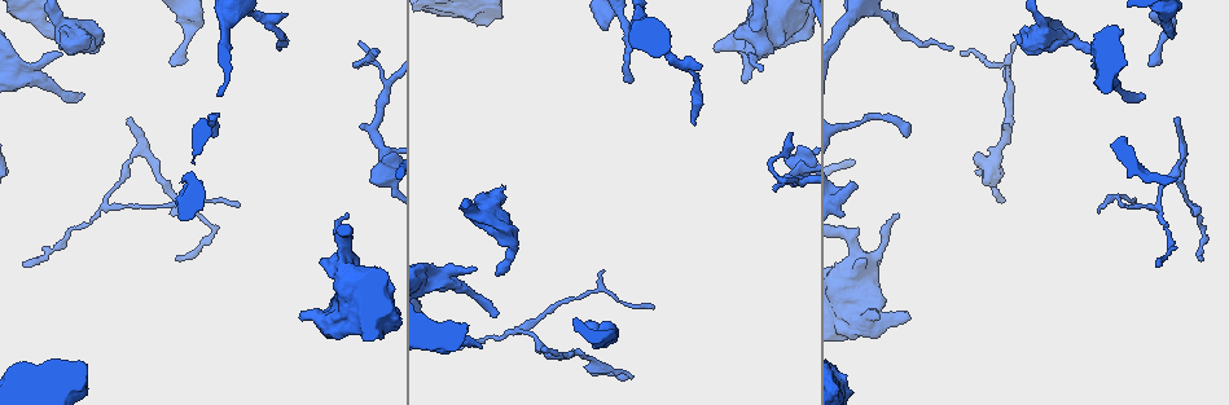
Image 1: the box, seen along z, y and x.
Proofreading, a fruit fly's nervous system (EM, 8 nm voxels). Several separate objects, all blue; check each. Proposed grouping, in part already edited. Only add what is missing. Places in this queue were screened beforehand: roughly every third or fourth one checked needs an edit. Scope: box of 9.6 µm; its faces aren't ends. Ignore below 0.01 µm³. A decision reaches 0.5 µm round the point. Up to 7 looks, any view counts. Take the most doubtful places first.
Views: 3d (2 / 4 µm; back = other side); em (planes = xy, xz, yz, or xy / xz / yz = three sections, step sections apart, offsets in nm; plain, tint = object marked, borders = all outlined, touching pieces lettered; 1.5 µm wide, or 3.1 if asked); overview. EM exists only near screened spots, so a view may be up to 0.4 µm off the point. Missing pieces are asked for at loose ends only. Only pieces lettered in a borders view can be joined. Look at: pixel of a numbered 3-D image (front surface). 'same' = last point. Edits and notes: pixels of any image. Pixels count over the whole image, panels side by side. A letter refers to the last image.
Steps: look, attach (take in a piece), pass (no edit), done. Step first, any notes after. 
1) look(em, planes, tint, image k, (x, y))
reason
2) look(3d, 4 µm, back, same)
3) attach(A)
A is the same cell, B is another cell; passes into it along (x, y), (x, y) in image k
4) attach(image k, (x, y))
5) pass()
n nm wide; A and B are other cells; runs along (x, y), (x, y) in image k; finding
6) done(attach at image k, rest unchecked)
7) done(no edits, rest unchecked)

look(em, planes, borders, image 1, (131, 116))
an open end

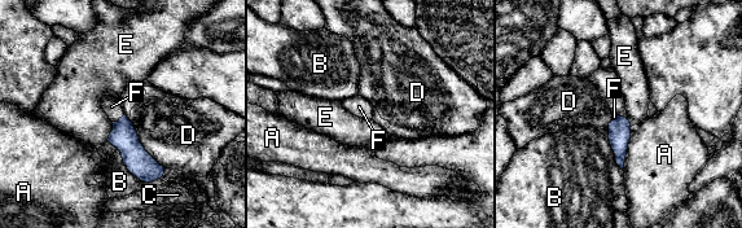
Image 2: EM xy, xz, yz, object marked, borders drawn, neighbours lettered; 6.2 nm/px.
attach(F)
140 nm wide; F is the same cell, A, B, C, D and E are other cells; passes into it along (123, 136), (119, 119), (112, 106) in image 2; it goes on there

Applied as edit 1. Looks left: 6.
look(overview)
redraw

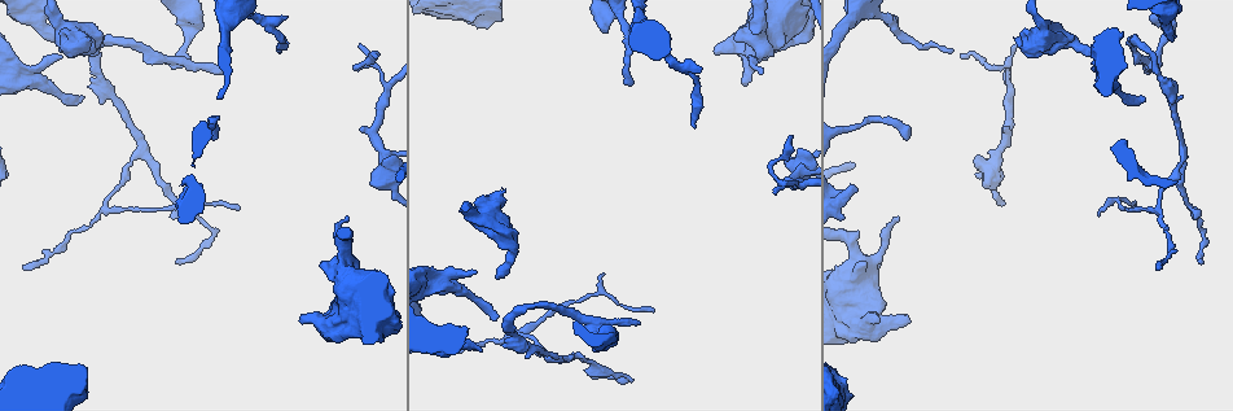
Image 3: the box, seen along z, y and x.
look(em, xz, step 8, tint, image 3, (495, 20))
an open end

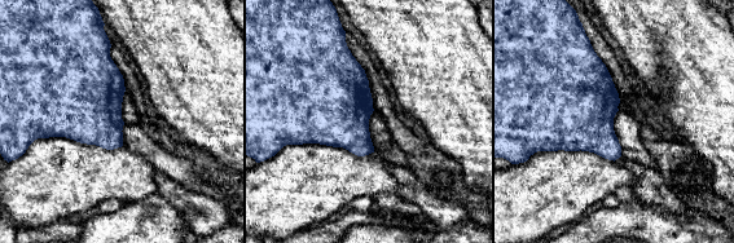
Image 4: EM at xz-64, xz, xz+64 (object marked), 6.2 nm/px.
look(em, xz, step 8, borders, same)
what lies round it

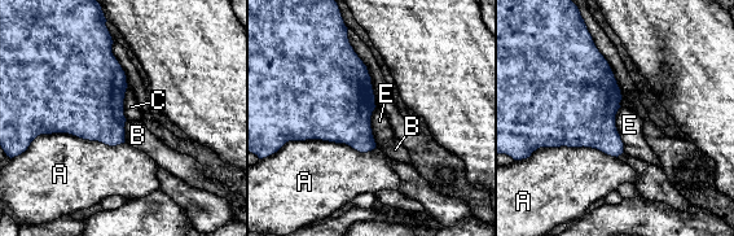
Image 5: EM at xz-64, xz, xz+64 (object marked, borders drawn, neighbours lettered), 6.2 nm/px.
pass()
A, B, C and E are other cells; border along (377, 148), (289, 140), (266, 158) in image 5; no lettered piece goes on from it

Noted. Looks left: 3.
look(3d, 2 µm, image 3, (653, 312))

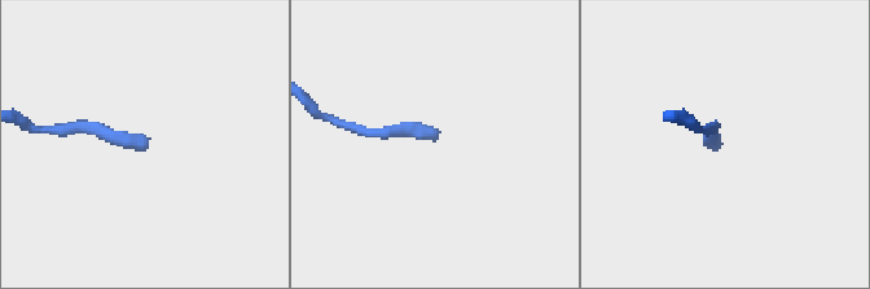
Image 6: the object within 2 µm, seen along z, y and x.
look(em, planes, borders, image 6, (147, 148))
now the EM

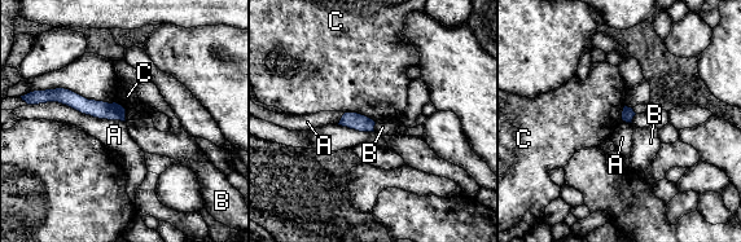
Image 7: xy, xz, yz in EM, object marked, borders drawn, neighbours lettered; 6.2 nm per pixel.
pass()
A, B and C are other cells; none of them fits

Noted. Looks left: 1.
done(attach at image 2, rest unchecked)

